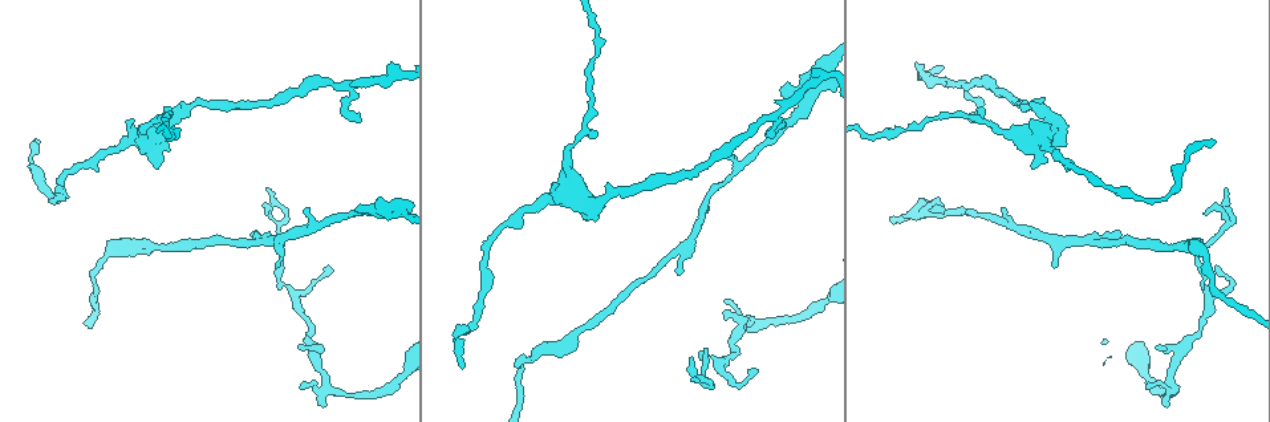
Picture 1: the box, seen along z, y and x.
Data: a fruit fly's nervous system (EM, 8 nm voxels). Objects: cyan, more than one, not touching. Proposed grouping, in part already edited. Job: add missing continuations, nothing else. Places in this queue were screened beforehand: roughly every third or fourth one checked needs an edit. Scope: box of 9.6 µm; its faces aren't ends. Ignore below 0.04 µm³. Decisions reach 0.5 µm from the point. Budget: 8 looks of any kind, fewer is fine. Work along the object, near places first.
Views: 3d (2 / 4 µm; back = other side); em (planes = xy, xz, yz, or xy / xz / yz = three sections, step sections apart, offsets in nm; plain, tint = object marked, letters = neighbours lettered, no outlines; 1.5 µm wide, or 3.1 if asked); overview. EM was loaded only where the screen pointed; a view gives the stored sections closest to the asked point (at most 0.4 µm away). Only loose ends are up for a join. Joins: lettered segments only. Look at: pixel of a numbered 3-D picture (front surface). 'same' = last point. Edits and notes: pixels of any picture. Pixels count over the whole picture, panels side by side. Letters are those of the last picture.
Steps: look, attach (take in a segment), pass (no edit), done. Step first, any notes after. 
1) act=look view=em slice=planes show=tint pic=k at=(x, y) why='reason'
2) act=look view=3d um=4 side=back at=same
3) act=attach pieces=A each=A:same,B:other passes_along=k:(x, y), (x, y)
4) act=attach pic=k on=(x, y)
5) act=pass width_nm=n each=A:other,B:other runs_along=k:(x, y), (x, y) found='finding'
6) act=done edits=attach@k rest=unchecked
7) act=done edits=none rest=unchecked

act=look view=em slice=xz step=4 show=tint pic=1 at=(782, 90) why='an open end'

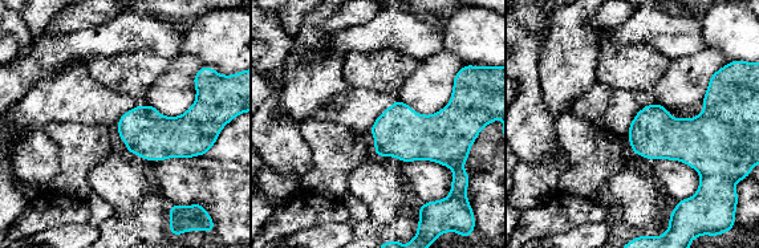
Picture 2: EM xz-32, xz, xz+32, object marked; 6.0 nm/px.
act=look view=em slice=planes show=letters at=same why='cut it another way'

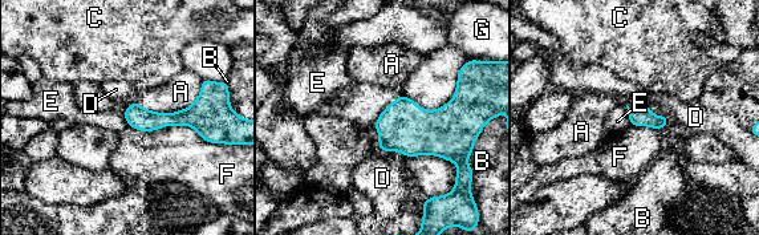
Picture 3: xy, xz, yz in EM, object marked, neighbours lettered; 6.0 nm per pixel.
act=pass longest_contact=F:550nm each=A:other,B:other,C:other,D:other,E:other,F:other,G:other border=3:(129, 125), (189, 125), (215, 144) found='none of them fits'

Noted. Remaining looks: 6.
act=look view=3d um=4 pic=1 at=(301, 387) why='free end'

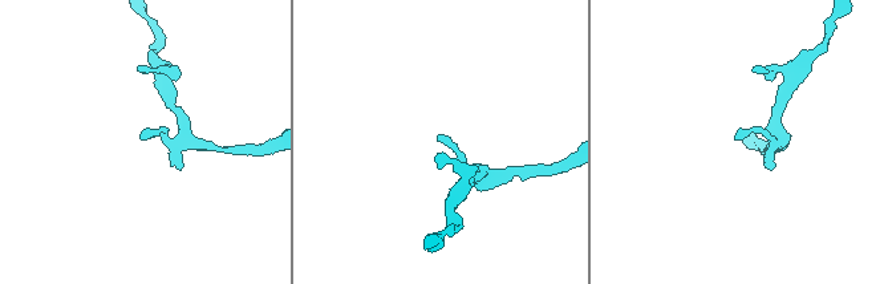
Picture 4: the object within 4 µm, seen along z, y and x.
act=look view=em slice=planes show=plain pic=4 at=(142, 140) why='need the tissue'

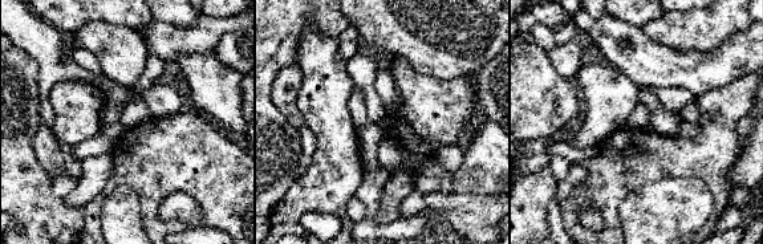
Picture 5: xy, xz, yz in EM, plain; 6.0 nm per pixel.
act=look view=em slice=planes show=letters at=same why='see the neighbours'

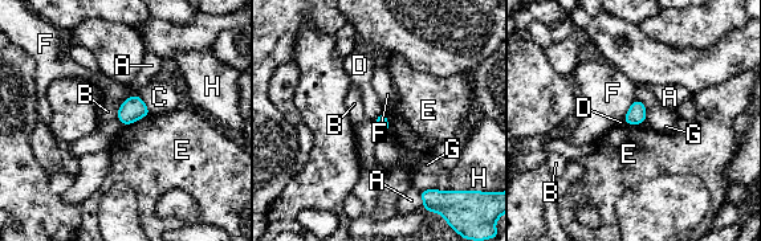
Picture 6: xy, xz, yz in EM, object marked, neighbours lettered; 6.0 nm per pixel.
act=pass width_nm=70 each=A:other,B:other,C:other,D:other,E:other,F:other,G:other,H:other border=6:(150, 113), (125, 126) found='none of them fits'

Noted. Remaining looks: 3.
act=look view=3d um=4 pic=1 at=(1031, 164) why='branch stops here'

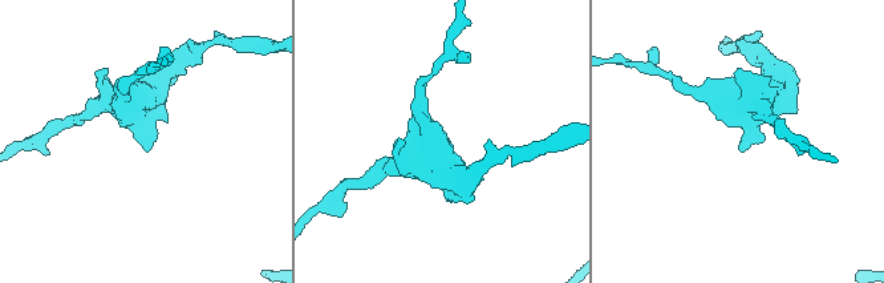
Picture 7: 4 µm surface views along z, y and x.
act=look view=em slice=planes show=letters pic=7 at=(143, 145)

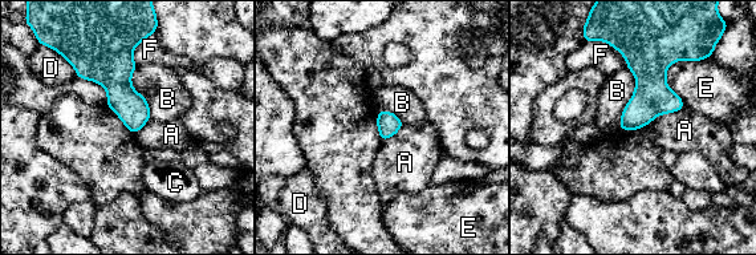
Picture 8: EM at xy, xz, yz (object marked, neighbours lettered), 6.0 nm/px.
act=pass width_nm=140 longest_contact=B:380nm each=A:other,B:other,C:other,D:other,E:other,F:other found='none of them fits'

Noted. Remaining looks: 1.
act=done edits=none rest=unchecked

